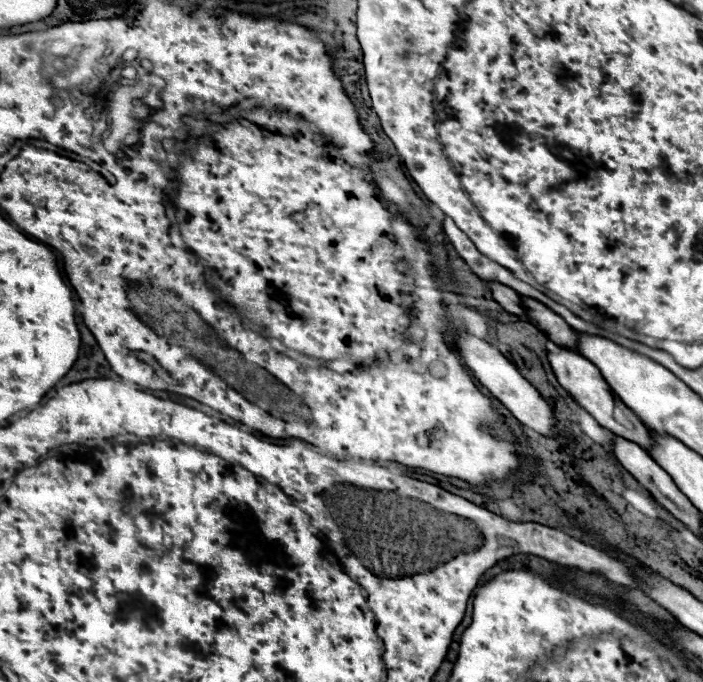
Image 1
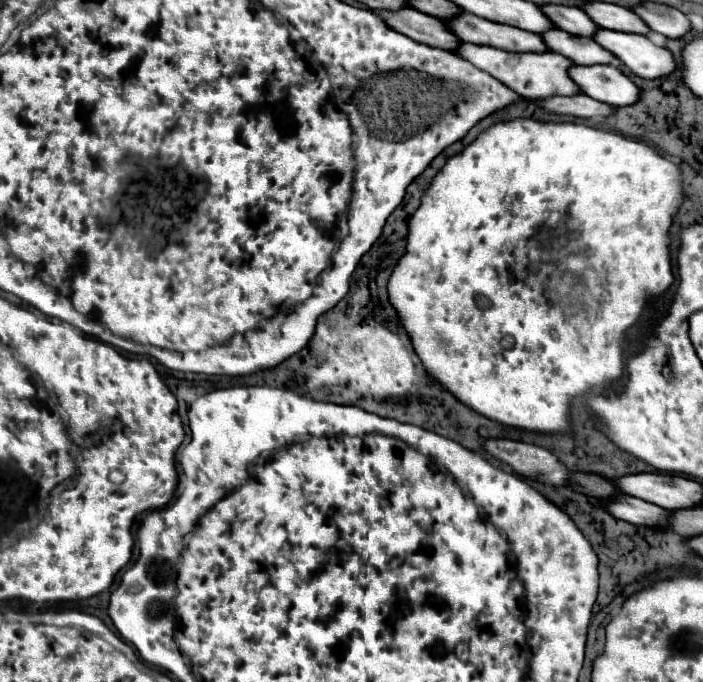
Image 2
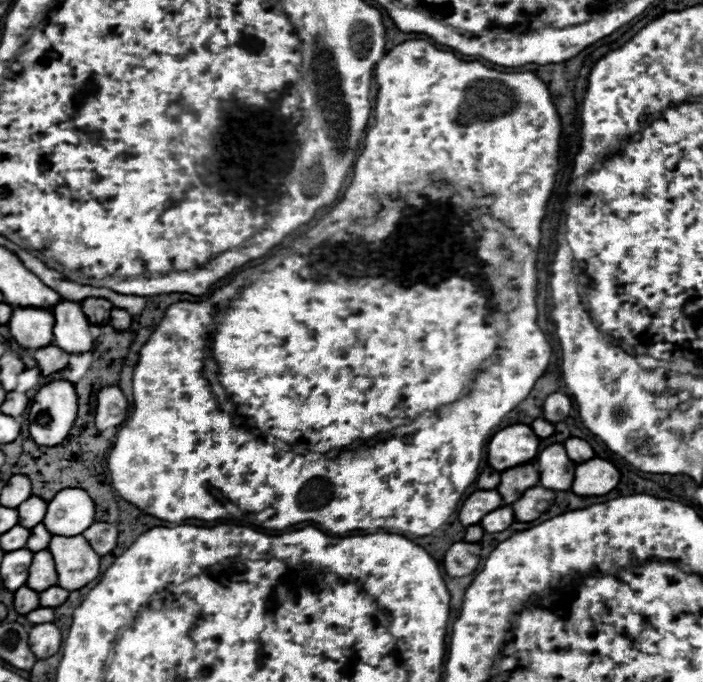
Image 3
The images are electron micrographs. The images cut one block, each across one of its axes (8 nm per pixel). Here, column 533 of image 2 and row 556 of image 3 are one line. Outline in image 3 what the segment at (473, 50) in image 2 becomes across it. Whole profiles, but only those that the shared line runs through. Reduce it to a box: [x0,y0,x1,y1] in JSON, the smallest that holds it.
[48,536,100,590]

